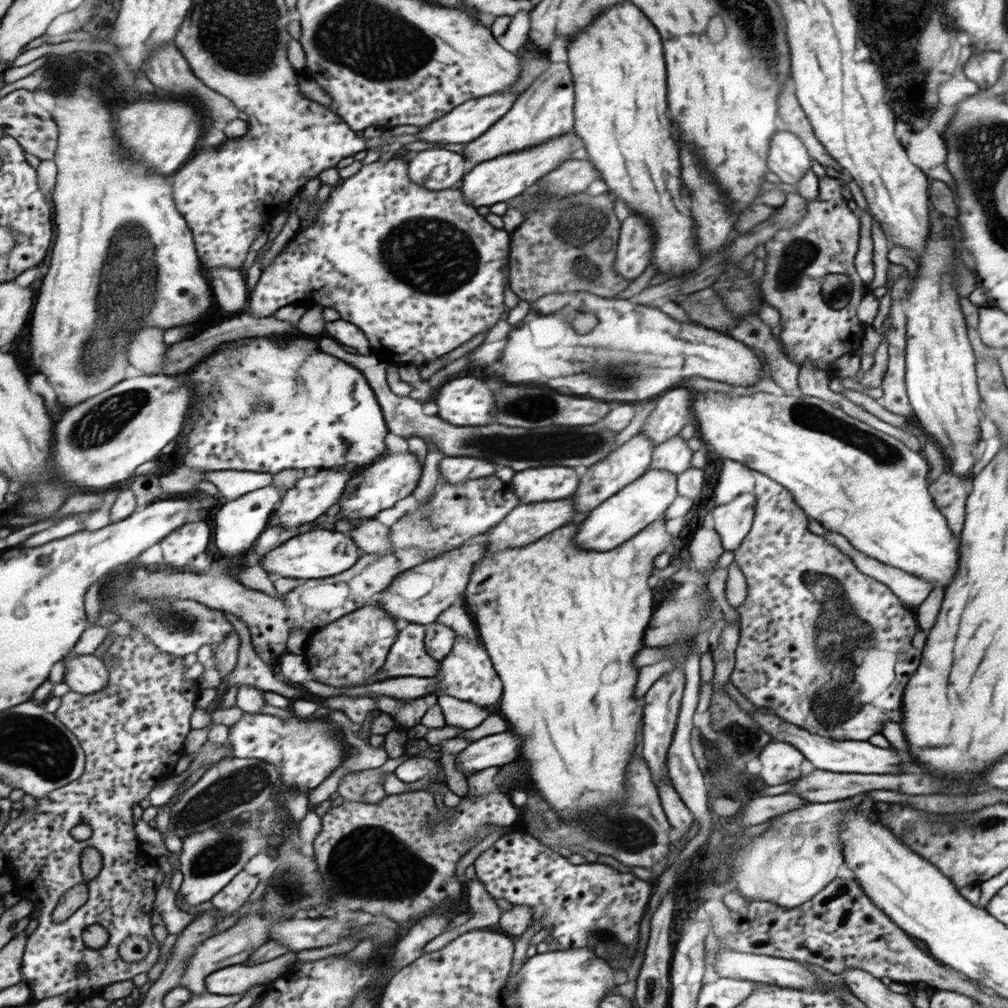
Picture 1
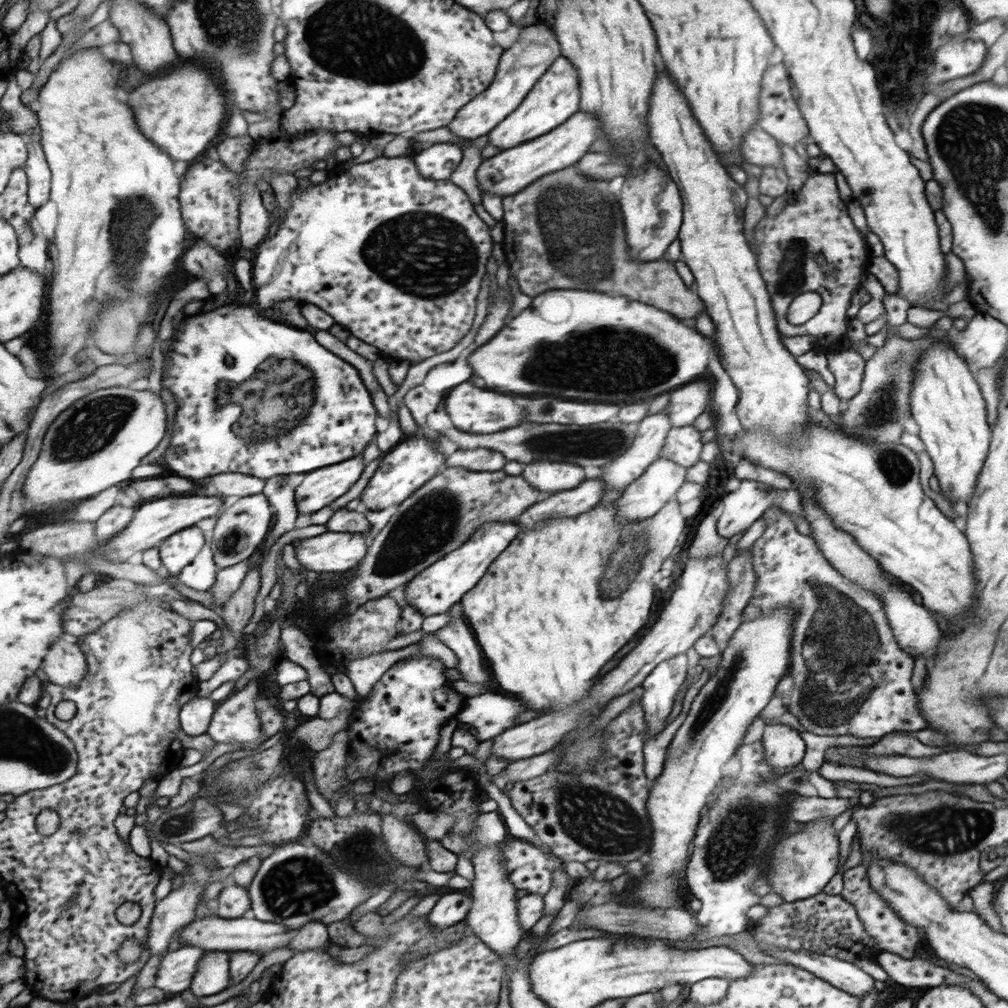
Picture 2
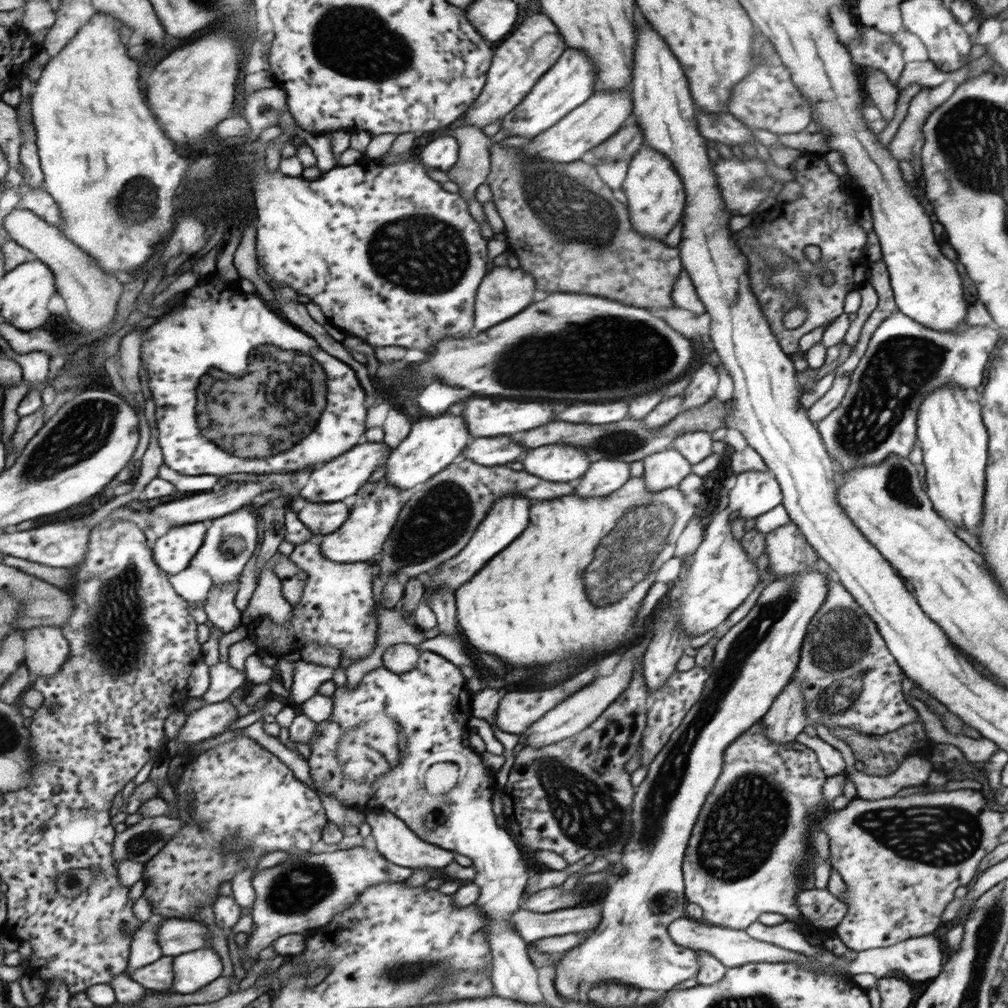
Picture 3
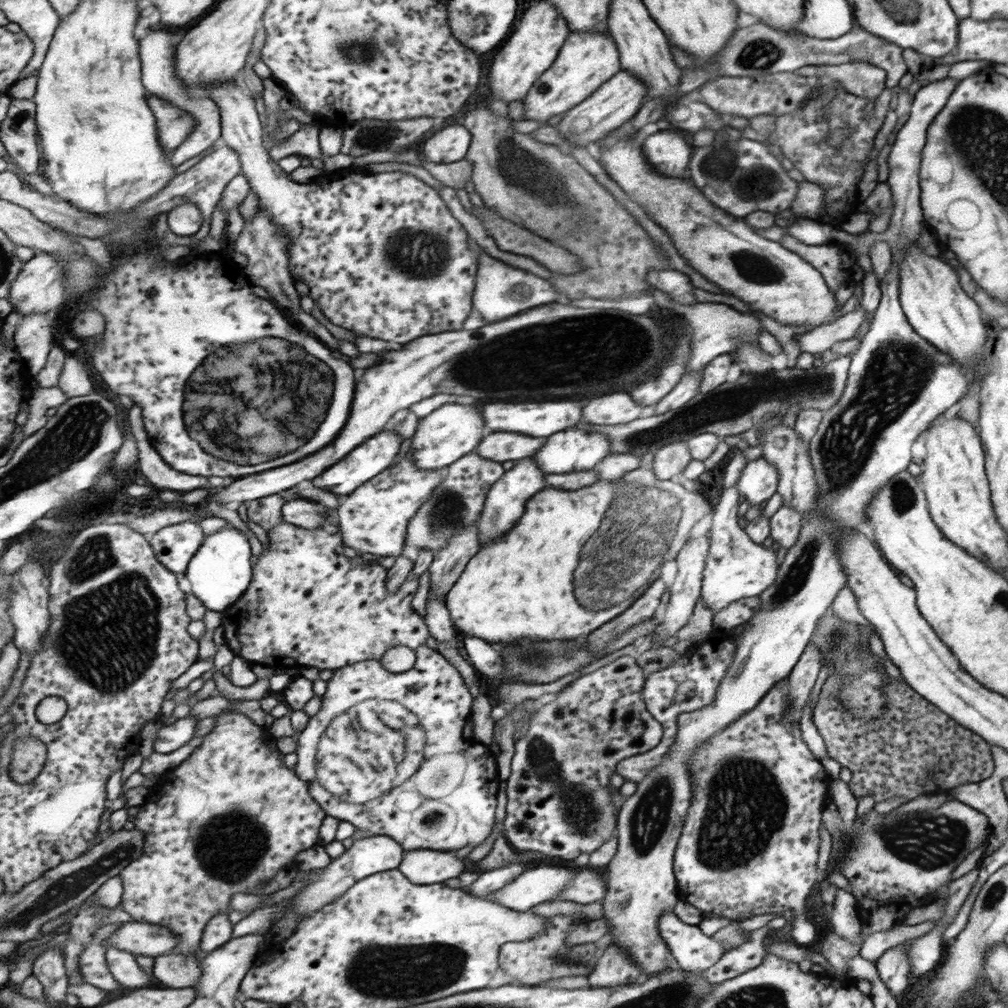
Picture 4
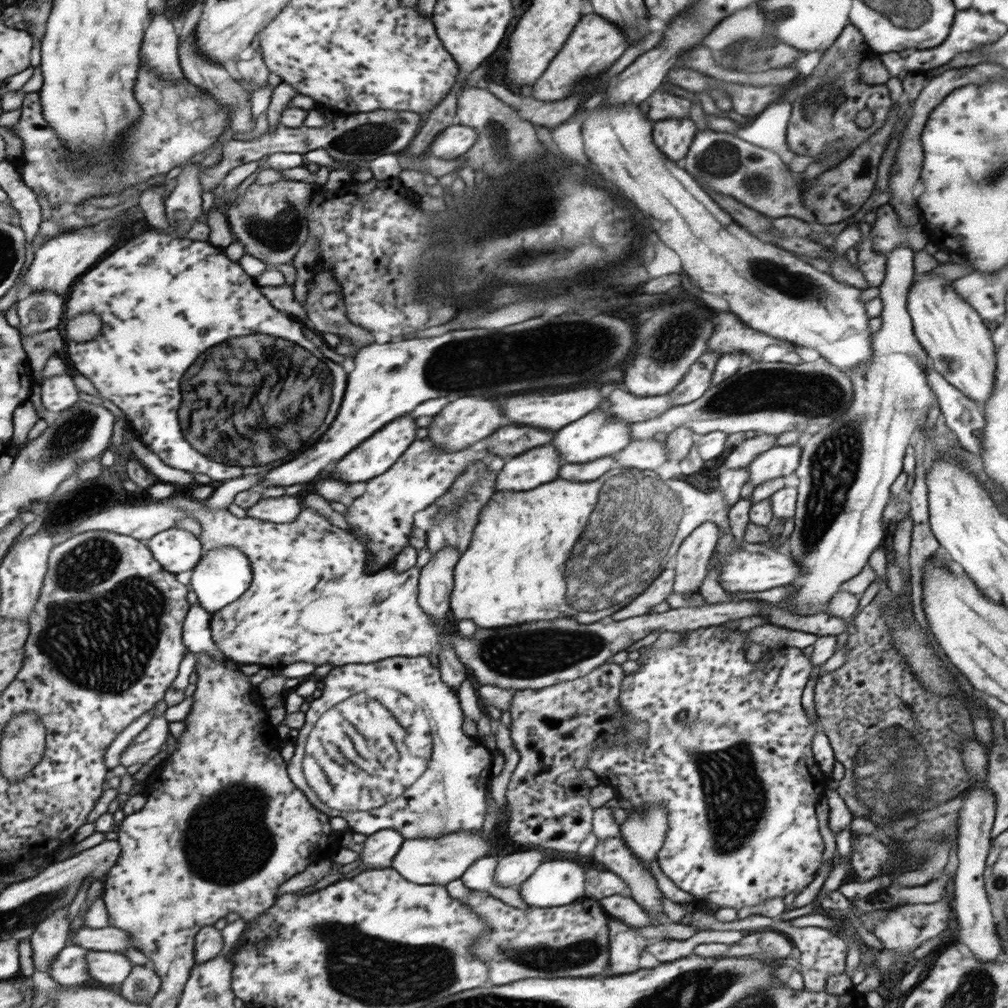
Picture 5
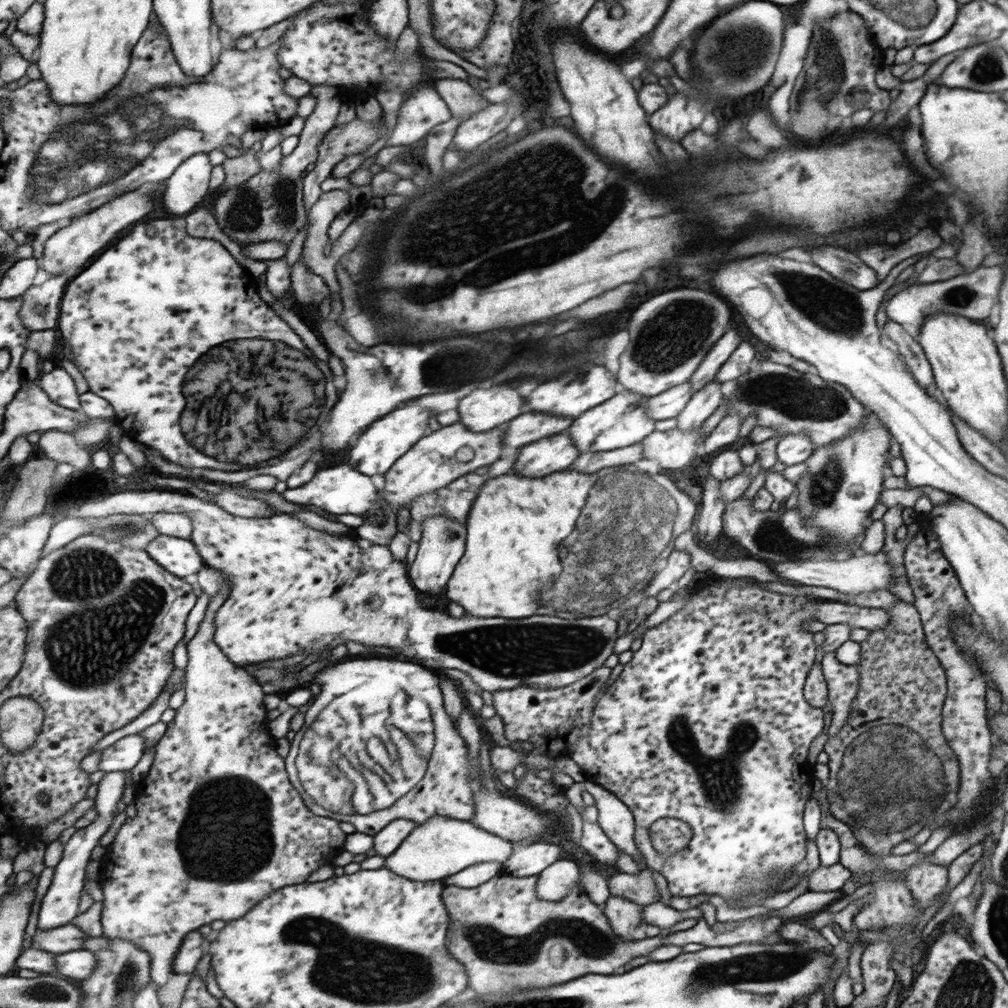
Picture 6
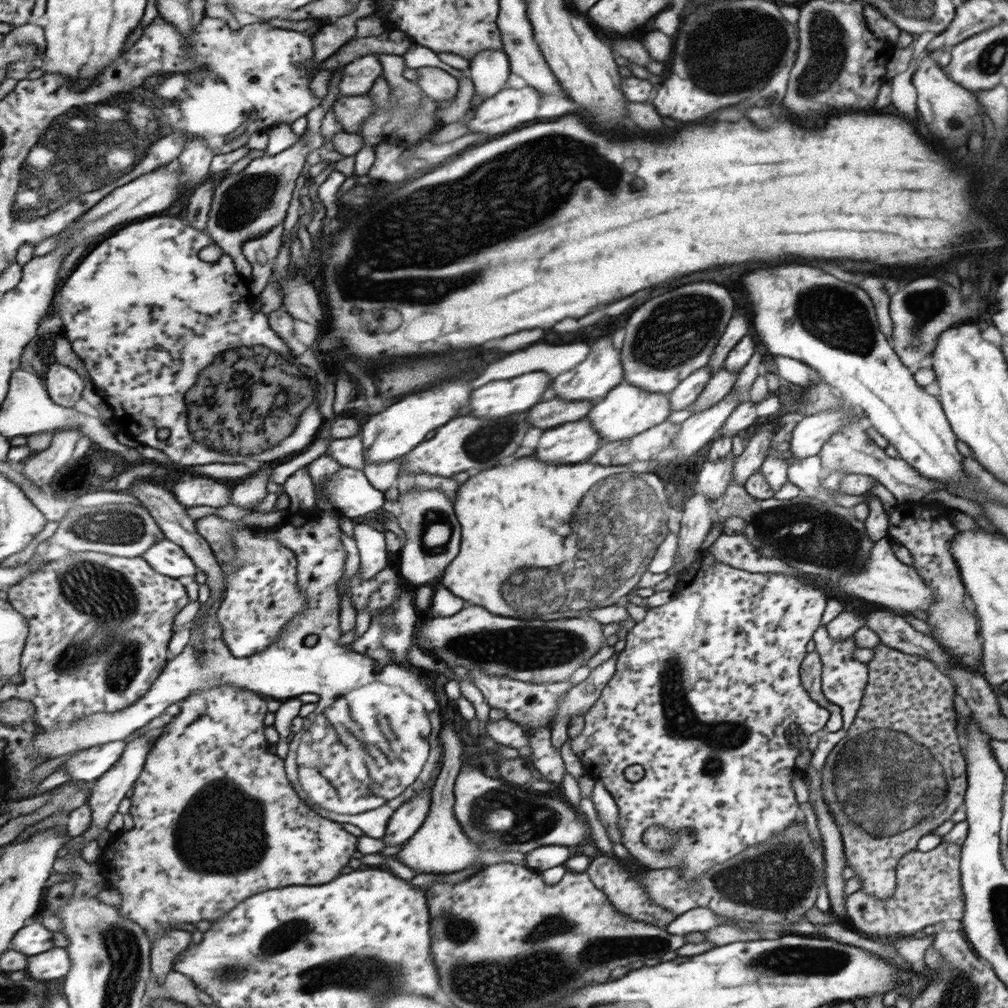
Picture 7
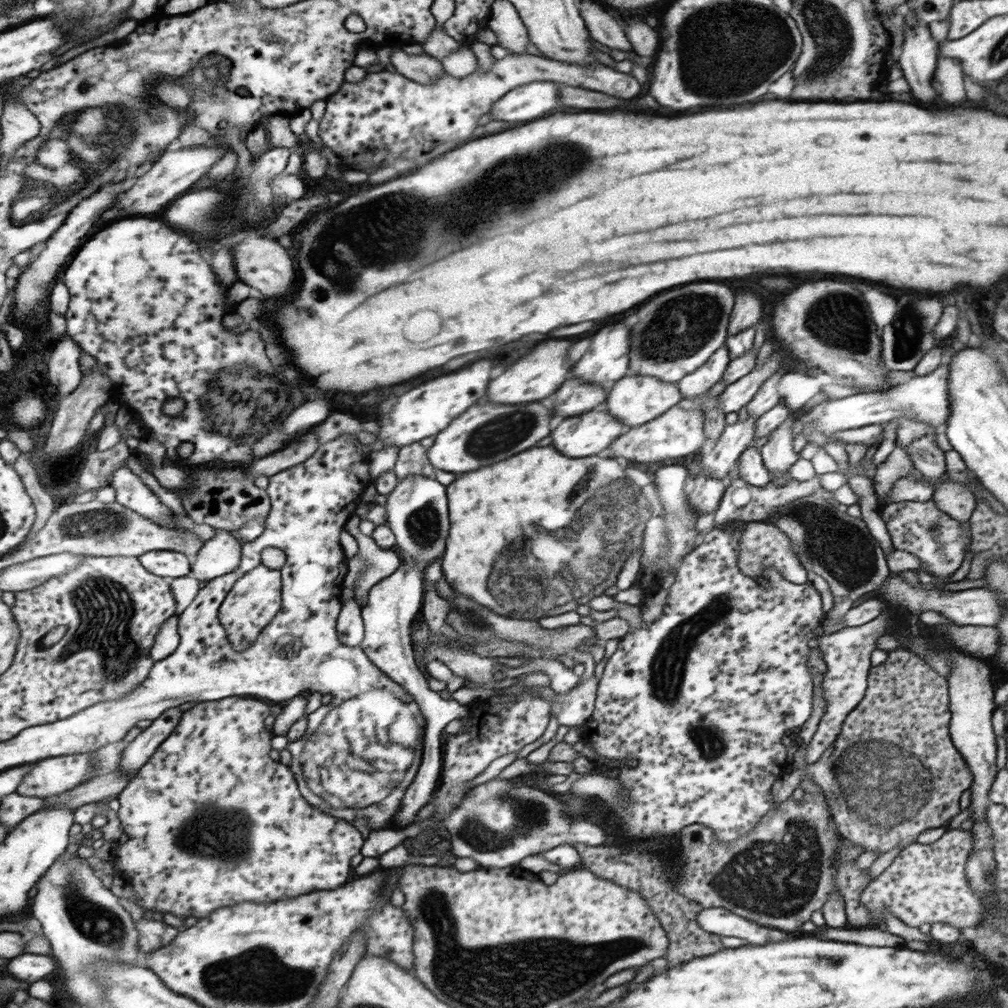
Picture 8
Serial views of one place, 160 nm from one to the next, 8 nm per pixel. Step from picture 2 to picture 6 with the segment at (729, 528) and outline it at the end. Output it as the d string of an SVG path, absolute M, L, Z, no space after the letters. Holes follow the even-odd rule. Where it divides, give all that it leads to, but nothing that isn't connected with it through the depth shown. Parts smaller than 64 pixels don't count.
M805 433L780 435L775 447L777 462L781 462L785 466L804 462L812 454L814 447L810 436Z

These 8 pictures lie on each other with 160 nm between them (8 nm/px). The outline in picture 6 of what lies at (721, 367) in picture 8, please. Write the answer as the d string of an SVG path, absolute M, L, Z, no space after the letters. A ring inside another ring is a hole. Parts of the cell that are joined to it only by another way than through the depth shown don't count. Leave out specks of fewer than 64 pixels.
M686 381L681 385L665 390L664 393L644 397L644 407L650 419L653 419L654 422L656 420L665 420L665 418L673 418L683 410L692 394L691 384L687 384Z

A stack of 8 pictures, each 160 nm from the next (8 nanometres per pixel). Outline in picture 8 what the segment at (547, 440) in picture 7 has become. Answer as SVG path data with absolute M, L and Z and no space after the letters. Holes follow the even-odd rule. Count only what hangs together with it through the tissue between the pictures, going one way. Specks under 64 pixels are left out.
M601 404L577 416L571 415L564 418L549 436L552 438L551 446L556 451L569 458L583 458L592 457L597 452L605 450L605 446L611 445L617 437L620 437L628 429L617 417L605 409L604 404Z

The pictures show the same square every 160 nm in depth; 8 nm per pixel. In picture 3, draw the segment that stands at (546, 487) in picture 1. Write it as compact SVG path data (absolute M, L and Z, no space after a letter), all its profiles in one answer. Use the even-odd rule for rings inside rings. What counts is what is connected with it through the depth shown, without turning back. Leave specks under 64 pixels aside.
M549 444L533 448L523 458L523 471L549 482L569 482L587 472L590 460L581 448L565 444Z

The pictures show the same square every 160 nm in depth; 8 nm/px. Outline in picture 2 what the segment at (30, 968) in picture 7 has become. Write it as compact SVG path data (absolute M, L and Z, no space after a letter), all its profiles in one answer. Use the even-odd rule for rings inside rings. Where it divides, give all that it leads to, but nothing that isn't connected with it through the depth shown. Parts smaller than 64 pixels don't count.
M173 946L158 964L154 986L165 992L181 994L189 990L198 964L203 955L219 950L207 950L196 946Z

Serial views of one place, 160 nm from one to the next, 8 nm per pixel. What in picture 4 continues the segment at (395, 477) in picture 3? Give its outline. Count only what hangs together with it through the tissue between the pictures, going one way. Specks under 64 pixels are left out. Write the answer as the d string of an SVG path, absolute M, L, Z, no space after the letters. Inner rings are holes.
M445 404L429 416L420 419L411 444L413 451L410 450L409 453L420 469L441 471L477 446L477 442L485 434L483 428L483 418L479 412L475 412L471 404Z

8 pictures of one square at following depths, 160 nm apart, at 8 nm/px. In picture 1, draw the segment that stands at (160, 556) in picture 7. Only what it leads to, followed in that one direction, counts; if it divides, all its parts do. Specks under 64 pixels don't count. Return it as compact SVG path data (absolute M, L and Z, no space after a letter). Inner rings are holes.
M195 522L195 524L185 524L181 530L177 530L177 534L171 534L160 544L165 552L165 560L169 564L185 566L189 564L191 558L203 554L211 544L211 540L213 540L211 526L205 522Z

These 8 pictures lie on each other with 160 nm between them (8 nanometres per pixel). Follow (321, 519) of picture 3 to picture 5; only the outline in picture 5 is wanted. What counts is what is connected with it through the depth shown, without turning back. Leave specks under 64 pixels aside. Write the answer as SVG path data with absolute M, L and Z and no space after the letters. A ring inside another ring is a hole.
M280 496L279 498L261 498L246 509L247 516L283 524L293 522L304 509L298 496Z

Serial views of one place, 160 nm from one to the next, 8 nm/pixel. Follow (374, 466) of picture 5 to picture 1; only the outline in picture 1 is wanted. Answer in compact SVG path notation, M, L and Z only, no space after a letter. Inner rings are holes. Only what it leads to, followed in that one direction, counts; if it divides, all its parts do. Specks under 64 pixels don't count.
M351 467L347 468L335 468L335 469L322 469L318 471L317 476L304 476L299 479L297 486L291 488L285 498L283 498L283 504L279 506L279 510L273 516L272 524L286 526L286 528L293 528L293 526L301 526L301 524L309 524L313 520L317 520L319 516L323 516L329 510L337 500L340 500L341 496L344 496L346 488L348 488L349 482L354 478Z

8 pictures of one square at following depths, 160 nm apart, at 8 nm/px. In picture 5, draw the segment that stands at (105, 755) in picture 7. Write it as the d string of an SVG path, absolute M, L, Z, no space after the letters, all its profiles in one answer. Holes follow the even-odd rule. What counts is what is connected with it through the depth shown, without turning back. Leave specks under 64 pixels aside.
M154 715L148 725L132 740L121 754L120 764L127 767L145 764L161 752L169 740L169 722L164 716Z

